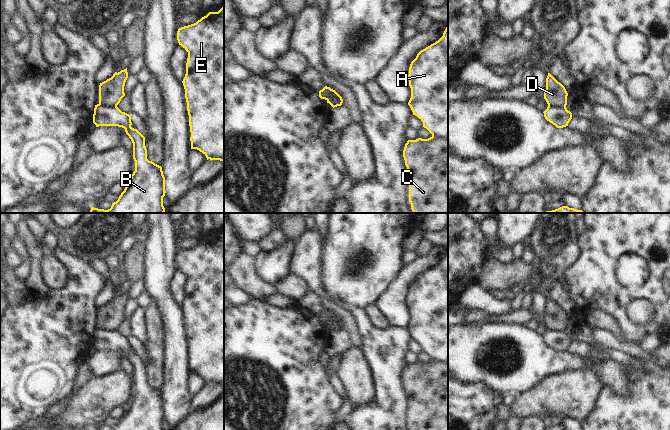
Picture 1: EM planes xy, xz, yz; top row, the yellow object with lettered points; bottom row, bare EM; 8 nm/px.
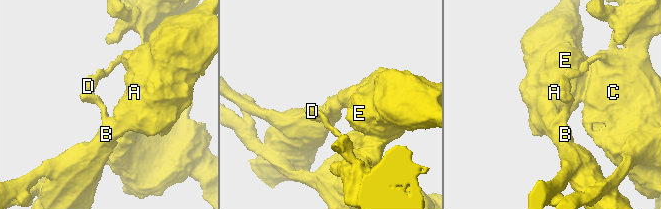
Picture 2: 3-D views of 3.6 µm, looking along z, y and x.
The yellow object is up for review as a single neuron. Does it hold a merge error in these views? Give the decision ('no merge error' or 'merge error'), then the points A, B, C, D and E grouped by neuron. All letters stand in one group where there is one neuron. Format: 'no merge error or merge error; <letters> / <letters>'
merge error; A B E / C D

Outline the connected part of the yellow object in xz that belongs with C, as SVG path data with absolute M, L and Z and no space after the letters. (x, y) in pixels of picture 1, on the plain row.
M432 360L408 364L403 381L409 398L411 430L448 430L448 363Z

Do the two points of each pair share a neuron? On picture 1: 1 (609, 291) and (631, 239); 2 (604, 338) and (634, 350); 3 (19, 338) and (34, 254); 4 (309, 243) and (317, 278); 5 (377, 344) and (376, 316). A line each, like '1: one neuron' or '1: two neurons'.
1: one neuron
2: one neuron
3: two neurons
4: one neuron
5: two neurons

